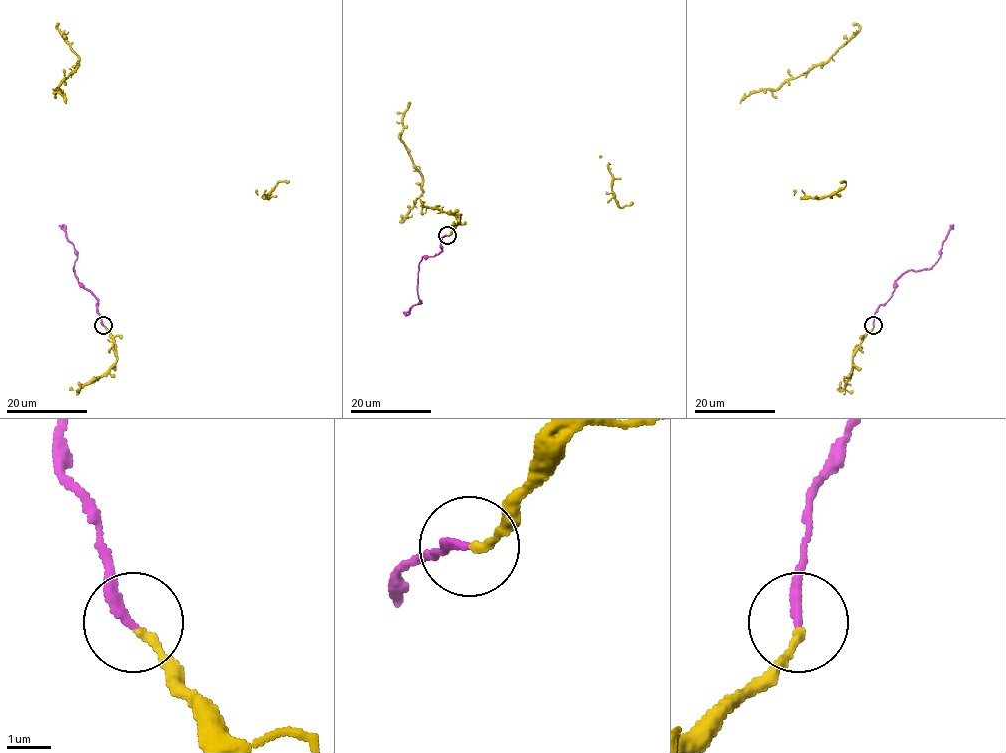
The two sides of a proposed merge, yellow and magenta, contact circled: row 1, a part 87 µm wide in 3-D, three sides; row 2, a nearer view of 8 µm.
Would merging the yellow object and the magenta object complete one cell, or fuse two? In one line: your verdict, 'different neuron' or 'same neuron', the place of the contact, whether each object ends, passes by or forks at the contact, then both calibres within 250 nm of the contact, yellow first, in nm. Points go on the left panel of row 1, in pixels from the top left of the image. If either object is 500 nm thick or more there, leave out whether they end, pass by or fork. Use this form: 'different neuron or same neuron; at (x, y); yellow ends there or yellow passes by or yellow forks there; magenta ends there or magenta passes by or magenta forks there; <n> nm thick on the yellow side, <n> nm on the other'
different neuron; at (103, 325); yellow ends there; magenta ends there; 170 nm thick on the yellow side, 240 nm on the other

